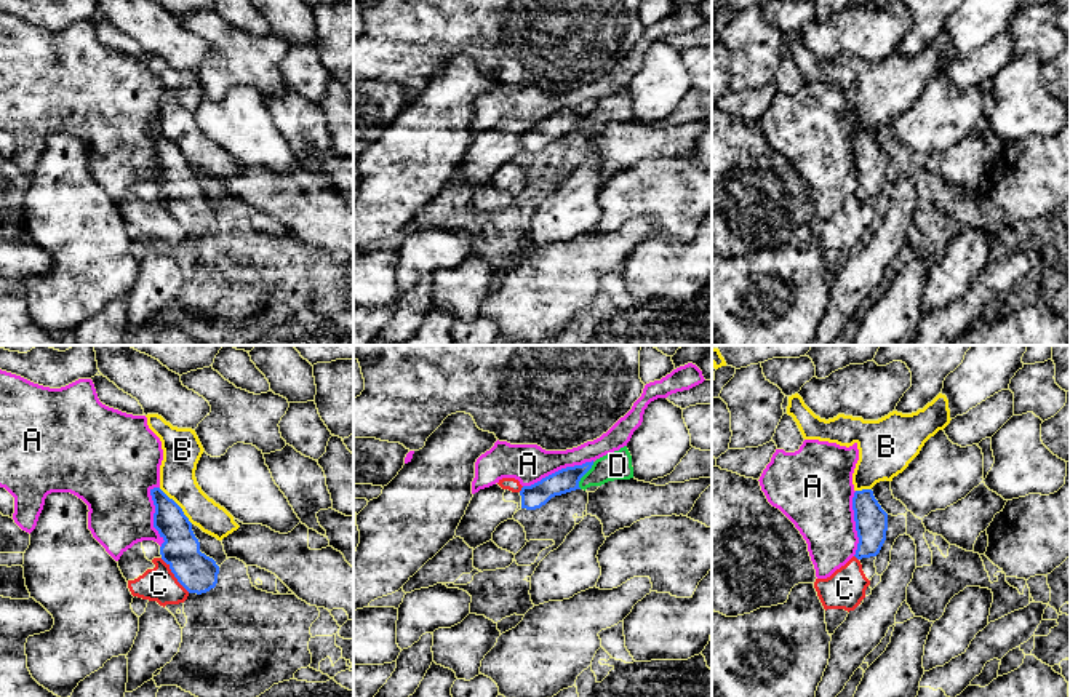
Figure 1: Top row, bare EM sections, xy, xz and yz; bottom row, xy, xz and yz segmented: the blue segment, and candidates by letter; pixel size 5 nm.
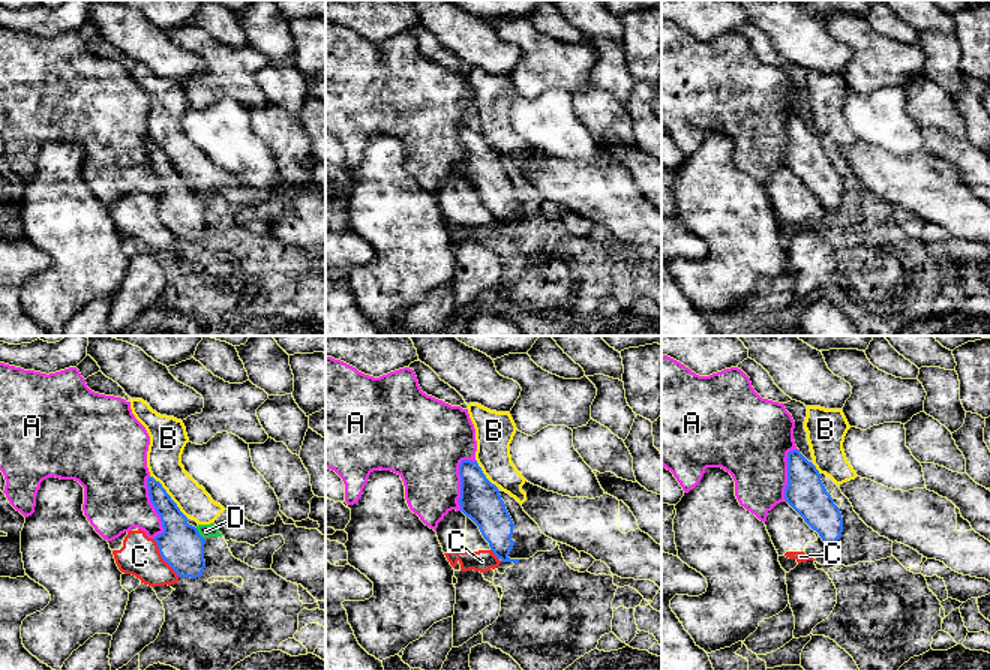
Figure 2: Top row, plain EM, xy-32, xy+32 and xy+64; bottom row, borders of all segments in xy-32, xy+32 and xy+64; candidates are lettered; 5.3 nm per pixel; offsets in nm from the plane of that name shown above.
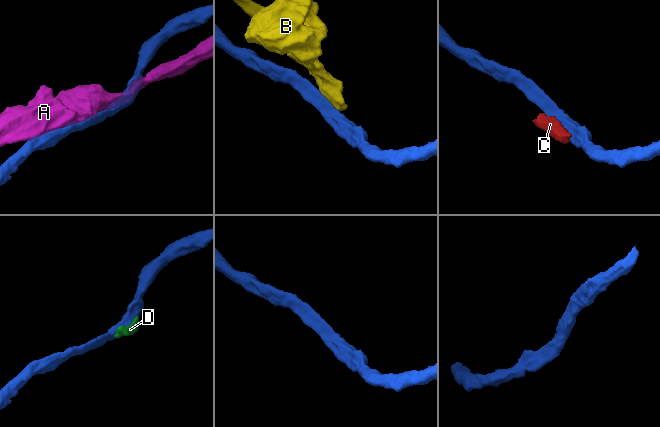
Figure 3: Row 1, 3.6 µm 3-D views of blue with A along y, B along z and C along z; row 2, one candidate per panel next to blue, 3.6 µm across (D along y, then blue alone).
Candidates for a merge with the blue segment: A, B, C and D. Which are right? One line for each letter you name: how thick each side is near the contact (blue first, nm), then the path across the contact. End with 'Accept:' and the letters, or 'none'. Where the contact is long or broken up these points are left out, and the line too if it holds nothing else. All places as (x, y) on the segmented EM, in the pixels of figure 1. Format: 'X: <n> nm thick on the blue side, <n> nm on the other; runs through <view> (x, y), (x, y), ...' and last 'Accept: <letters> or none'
Accept: none

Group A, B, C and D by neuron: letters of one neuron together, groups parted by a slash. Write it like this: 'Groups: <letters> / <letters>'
Groups: A / B D / C

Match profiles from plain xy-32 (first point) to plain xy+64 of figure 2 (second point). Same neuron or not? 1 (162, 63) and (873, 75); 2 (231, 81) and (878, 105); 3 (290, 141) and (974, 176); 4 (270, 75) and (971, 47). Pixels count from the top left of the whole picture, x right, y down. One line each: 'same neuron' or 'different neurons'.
1: different neurons
2: different neurons
3: different neurons
4: different neurons

